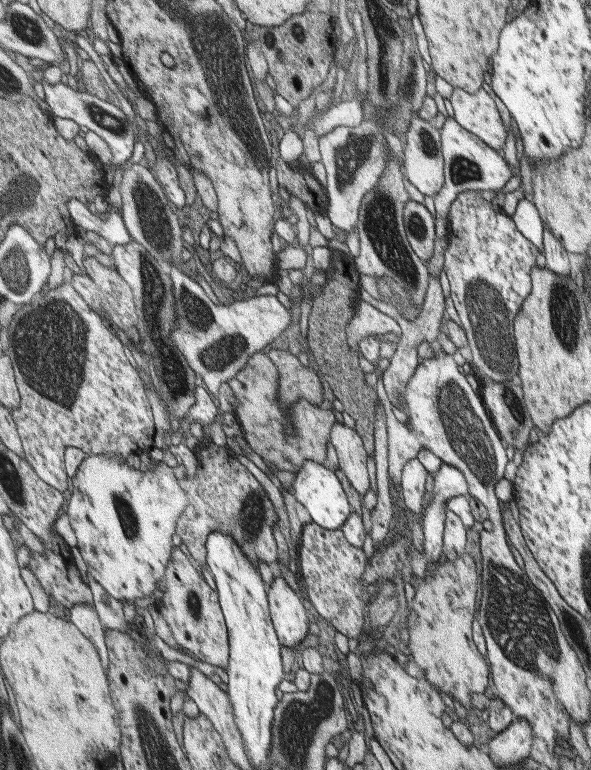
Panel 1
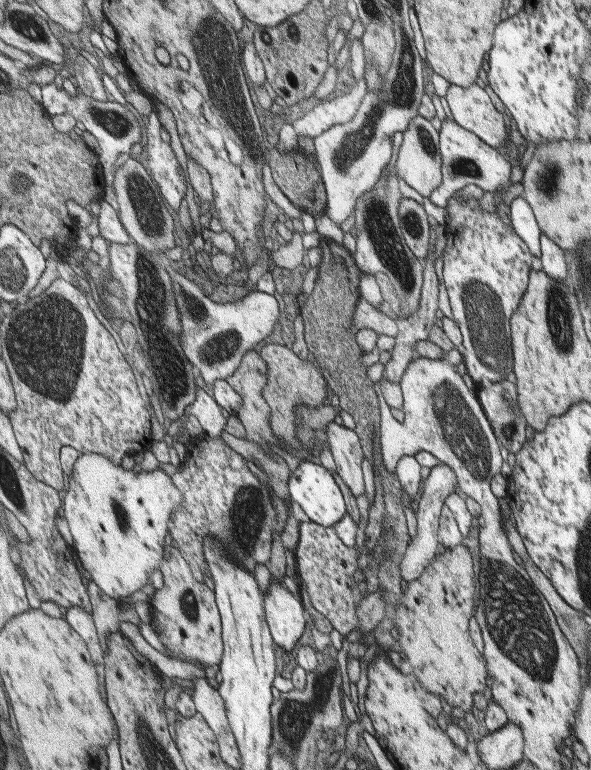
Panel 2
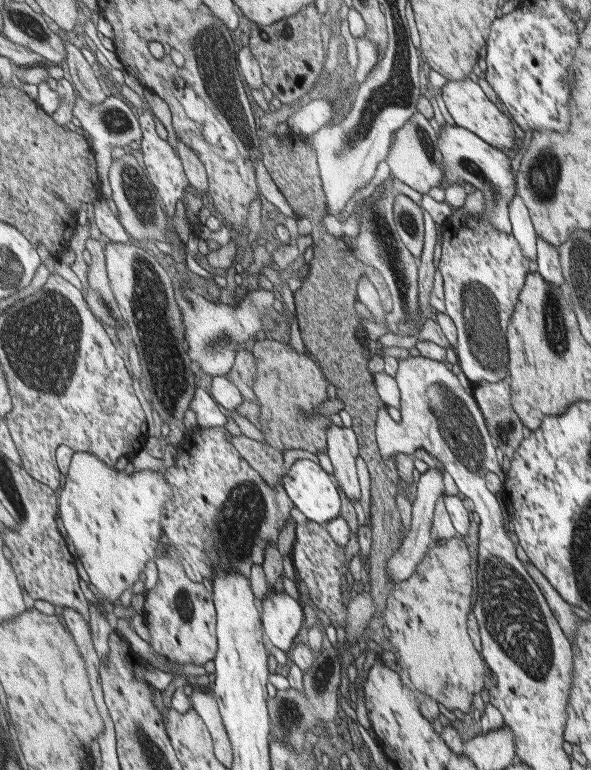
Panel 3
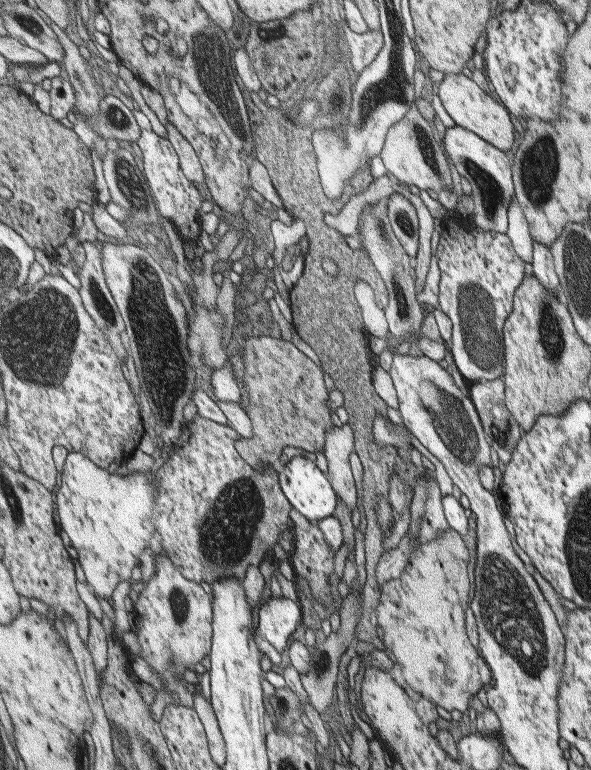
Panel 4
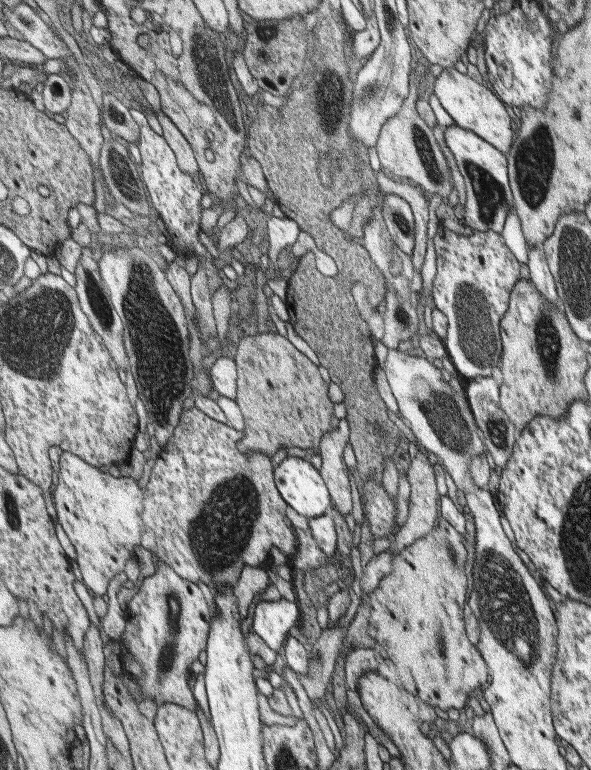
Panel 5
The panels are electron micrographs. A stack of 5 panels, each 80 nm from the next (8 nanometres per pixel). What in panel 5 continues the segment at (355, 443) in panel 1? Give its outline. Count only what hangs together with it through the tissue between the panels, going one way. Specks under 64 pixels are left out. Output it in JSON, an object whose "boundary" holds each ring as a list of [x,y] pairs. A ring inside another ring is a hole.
{"boundary":[[[342,418],[336,428],[324,434],[318,450],[322,458],[320,471],[331,491],[333,507],[342,515],[353,512],[353,488],[349,466],[345,464],[345,448],[349,440],[349,422]]]}

